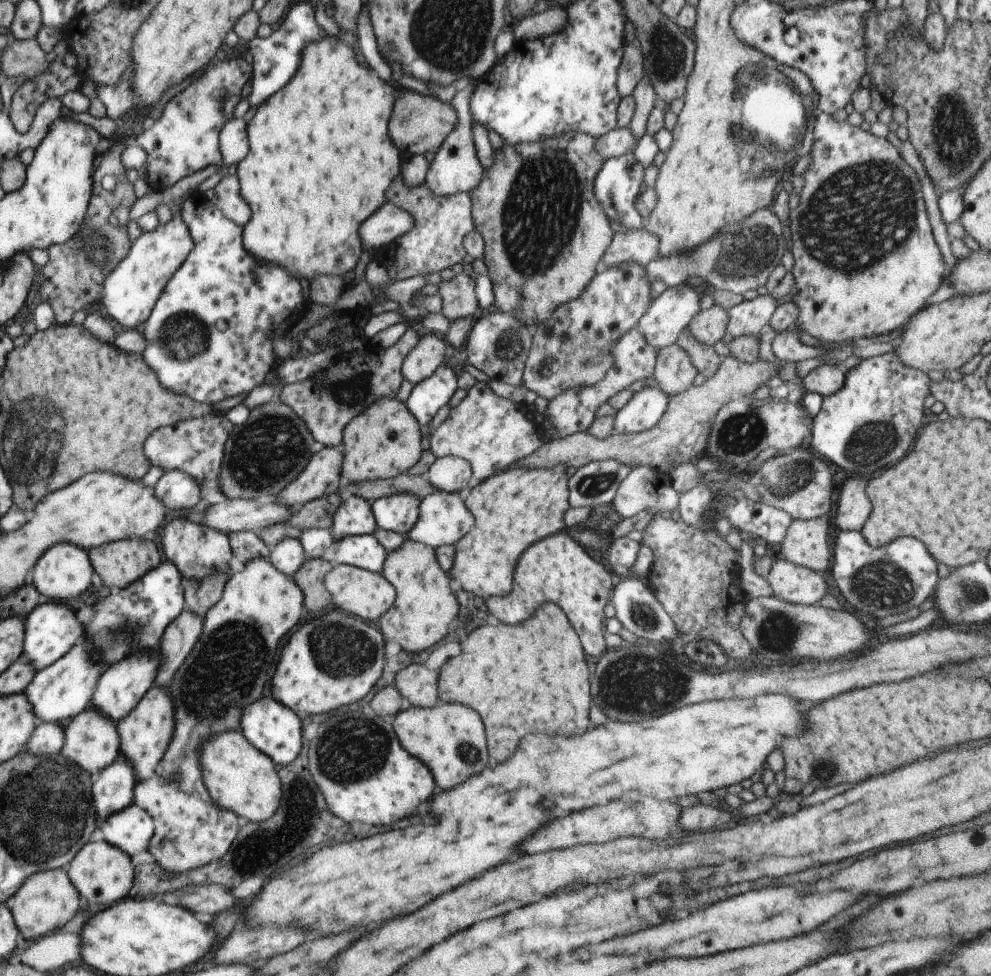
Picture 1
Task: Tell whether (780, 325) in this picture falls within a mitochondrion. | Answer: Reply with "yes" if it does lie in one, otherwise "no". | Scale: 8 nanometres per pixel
no

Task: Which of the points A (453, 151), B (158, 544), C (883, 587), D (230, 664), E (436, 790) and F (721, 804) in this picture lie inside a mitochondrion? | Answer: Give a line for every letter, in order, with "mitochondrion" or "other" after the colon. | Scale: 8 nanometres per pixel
A: other
B: other
C: mitochondrion
D: mitochondrion
E: other
F: other

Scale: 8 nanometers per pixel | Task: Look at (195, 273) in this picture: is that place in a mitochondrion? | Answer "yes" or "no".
no

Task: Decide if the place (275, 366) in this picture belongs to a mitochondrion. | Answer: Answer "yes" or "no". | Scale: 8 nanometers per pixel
no

